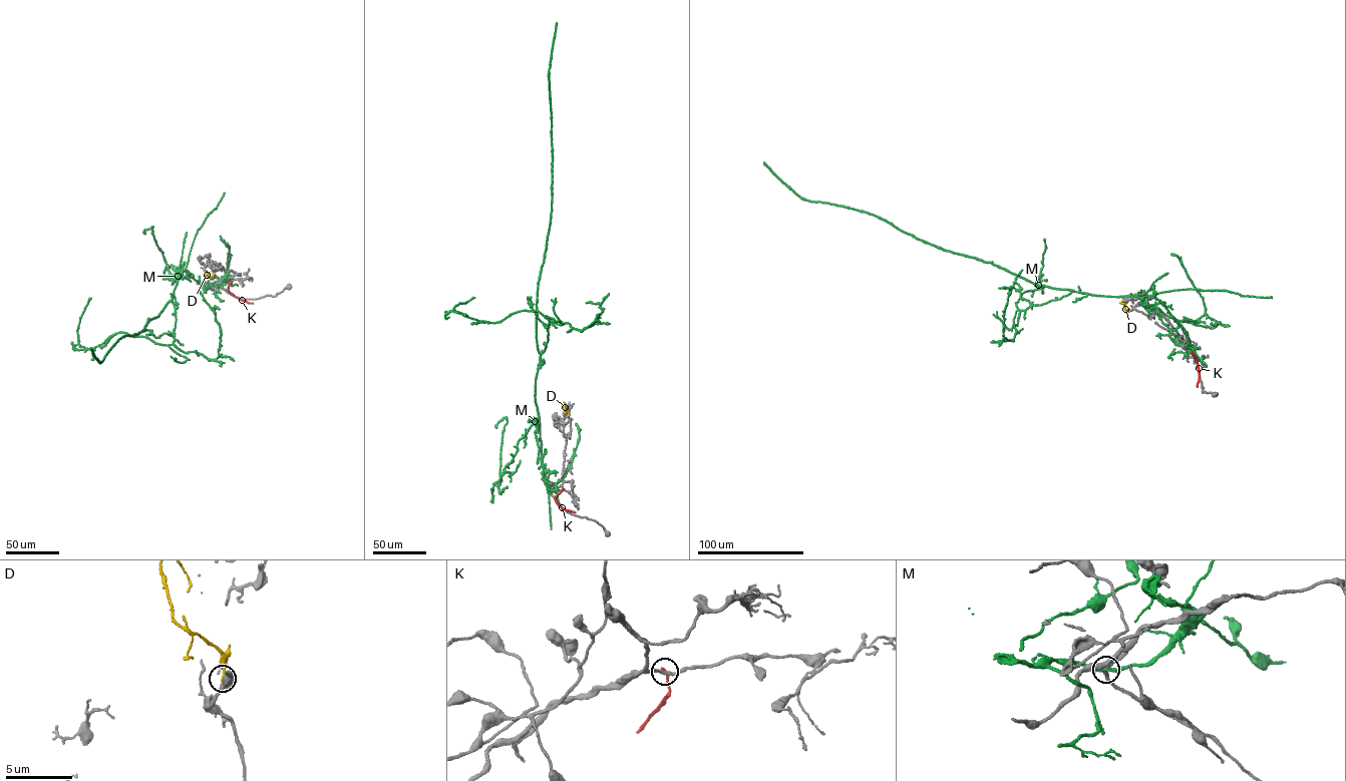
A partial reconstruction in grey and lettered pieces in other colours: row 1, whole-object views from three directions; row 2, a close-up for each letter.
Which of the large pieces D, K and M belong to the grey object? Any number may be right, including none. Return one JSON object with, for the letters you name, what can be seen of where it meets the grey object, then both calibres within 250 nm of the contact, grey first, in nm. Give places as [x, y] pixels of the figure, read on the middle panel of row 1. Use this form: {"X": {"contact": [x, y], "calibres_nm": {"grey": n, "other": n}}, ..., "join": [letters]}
{"D": {"contact": [569, 414], "calibres_nm": {"grey": 440, "other": 200}}, "join": ["D"]}

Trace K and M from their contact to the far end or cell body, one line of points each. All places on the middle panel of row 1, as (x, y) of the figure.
K: (563, 488), (555, 500), (575, 512)
M: (549, 489), (535, 432), (539, 418), (535, 379), (540, 359), (536, 315), (551, 211), (549, 75), (557, 23)

